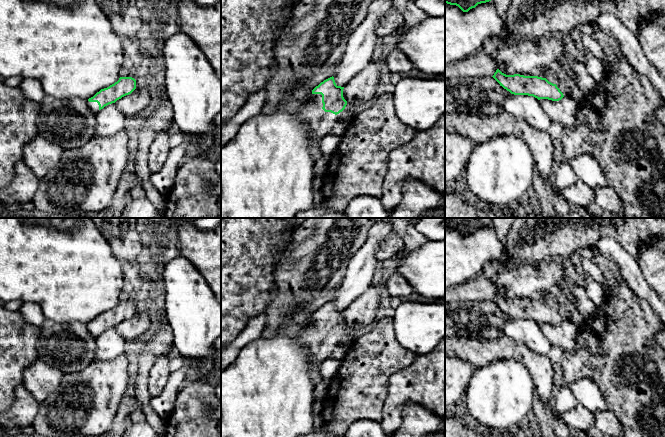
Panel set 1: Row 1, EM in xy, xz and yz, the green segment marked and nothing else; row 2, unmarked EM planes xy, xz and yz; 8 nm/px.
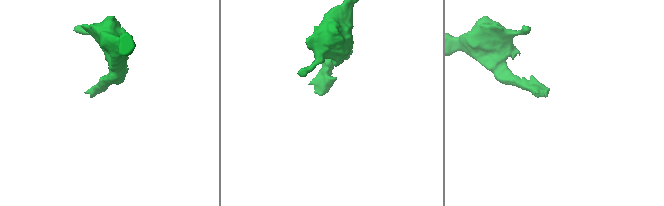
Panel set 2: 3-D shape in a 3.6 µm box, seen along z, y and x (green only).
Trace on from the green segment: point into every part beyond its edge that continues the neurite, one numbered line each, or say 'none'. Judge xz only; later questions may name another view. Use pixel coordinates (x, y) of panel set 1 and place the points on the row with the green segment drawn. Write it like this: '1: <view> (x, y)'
1: xz (319, 123)

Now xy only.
1: xy (93, 106)

